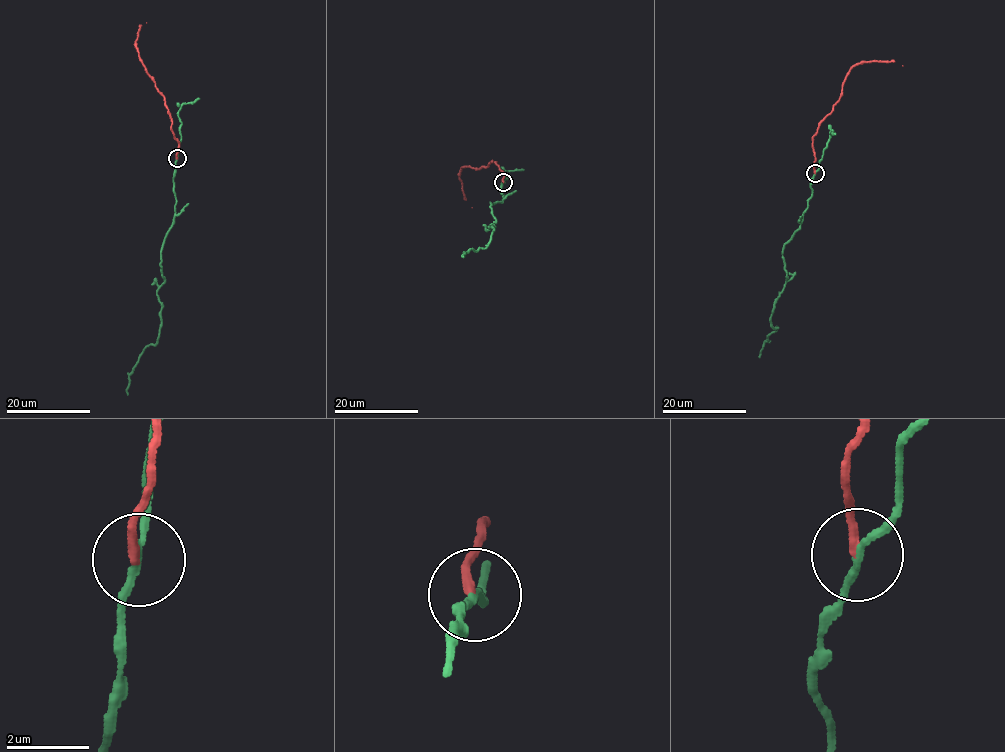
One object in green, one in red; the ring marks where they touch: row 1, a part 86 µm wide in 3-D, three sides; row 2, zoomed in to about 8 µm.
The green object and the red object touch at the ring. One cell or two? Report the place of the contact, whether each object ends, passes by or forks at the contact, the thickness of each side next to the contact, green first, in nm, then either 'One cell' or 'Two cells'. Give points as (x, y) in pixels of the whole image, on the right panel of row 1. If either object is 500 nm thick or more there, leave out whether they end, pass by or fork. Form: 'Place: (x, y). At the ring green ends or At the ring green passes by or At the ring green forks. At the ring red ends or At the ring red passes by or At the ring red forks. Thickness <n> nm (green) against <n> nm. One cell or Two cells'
Place: (815, 173). At the ring green passes by. At the ring red ends. Thickness 150 nm (green) against 200 nm. Two cells

